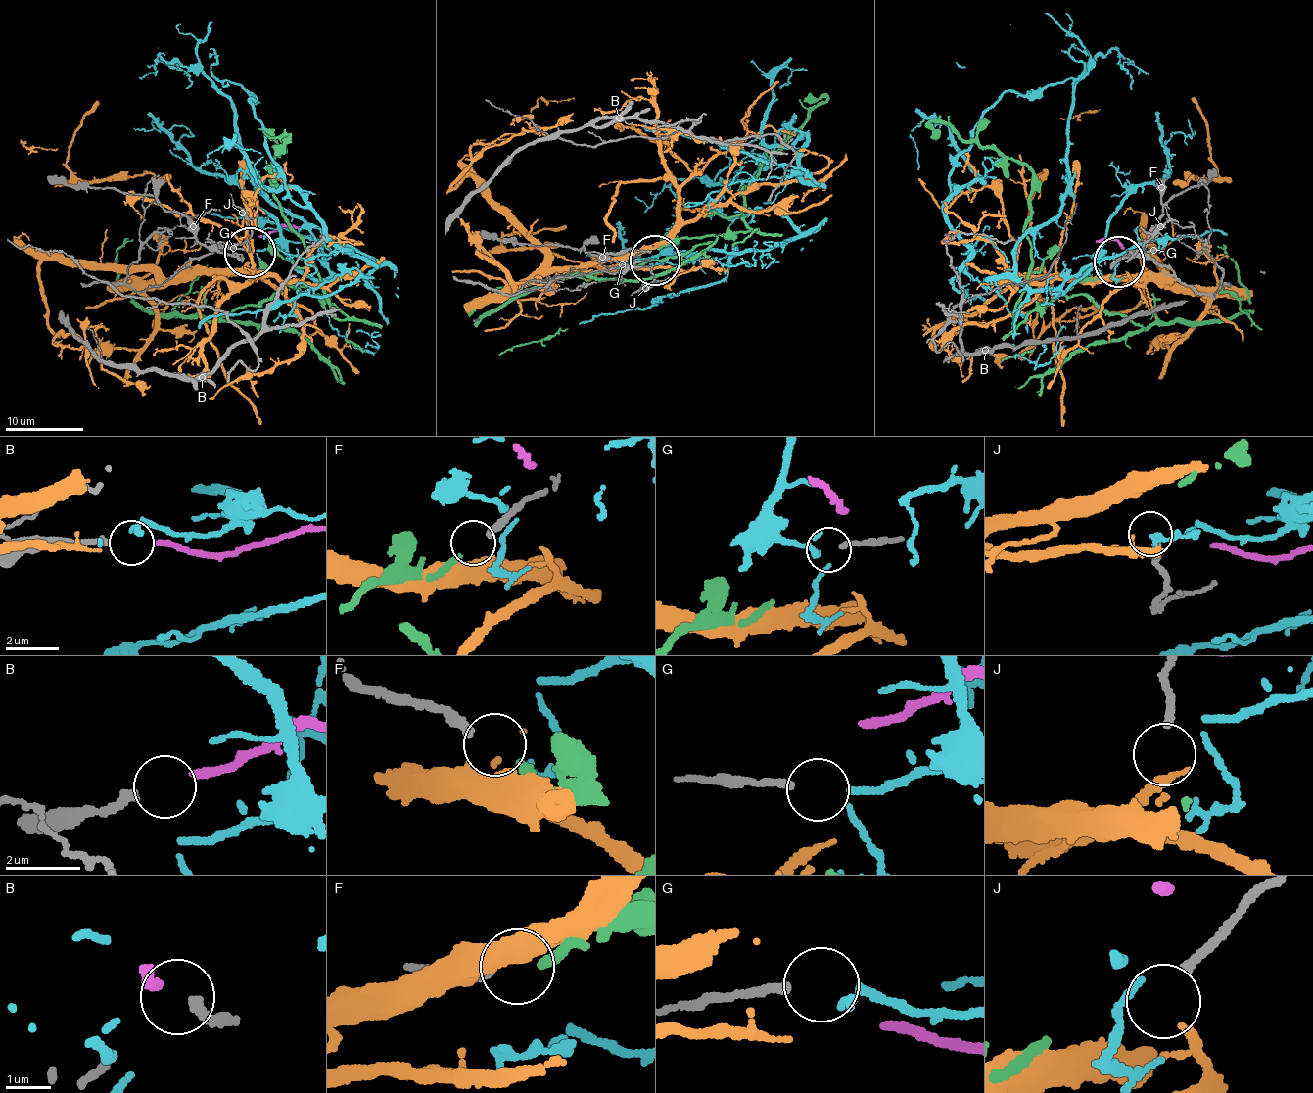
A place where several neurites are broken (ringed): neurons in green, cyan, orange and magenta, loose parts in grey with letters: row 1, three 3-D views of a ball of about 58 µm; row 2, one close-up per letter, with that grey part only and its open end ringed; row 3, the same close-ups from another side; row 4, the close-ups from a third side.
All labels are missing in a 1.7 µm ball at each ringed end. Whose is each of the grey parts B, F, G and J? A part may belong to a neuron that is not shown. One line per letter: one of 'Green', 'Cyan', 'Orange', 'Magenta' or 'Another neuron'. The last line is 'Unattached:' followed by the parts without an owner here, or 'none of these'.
B: Magenta
F: Green
G: Cyan
J: Another neuron
Unattached: J

